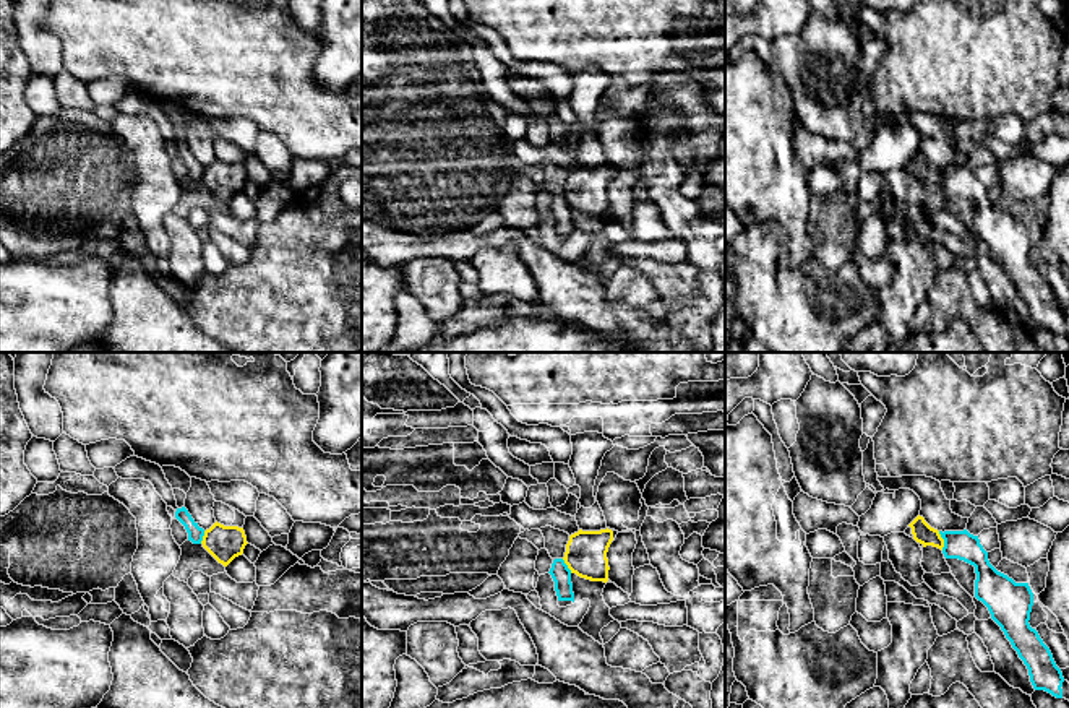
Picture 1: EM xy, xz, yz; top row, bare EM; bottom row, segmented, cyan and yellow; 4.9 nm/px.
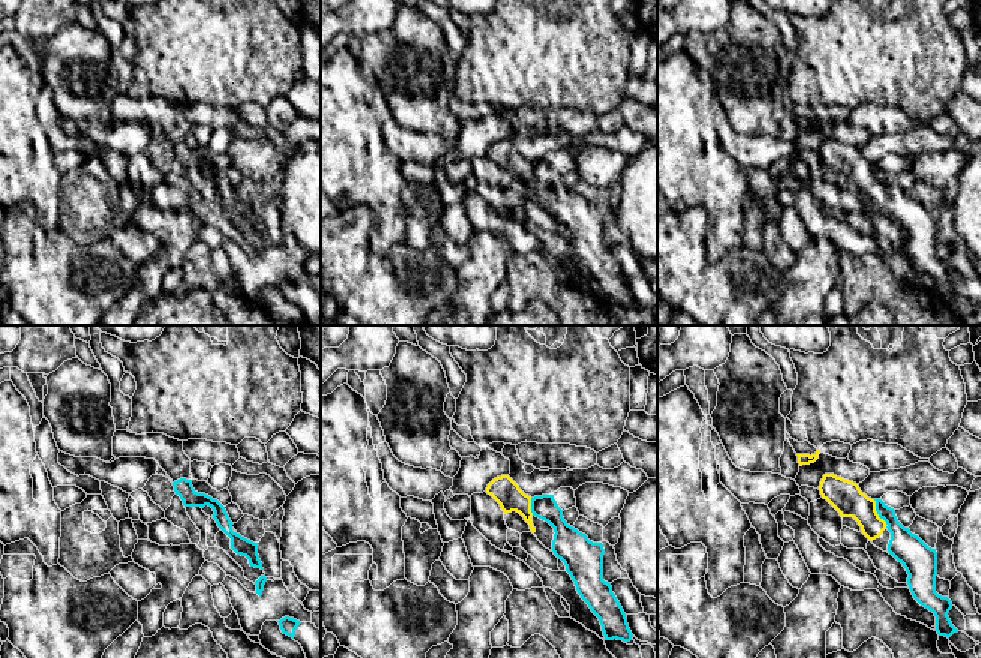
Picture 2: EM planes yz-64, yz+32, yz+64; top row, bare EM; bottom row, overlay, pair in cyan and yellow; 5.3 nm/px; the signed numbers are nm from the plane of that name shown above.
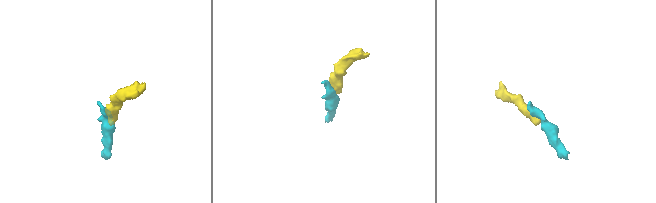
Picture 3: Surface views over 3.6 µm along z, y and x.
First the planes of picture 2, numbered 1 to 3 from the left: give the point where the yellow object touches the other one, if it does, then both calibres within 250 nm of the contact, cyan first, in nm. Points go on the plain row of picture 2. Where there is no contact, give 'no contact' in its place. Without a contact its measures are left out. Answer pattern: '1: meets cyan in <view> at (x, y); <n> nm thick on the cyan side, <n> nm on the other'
1: no contact
2: meets cyan in yz+32 at (531, 171); 140 nm thick on the cyan side, 150 nm on the other
3: meets cyan in yz+64 at (878, 177); 170 nm thick on the cyan side, 170 nm on the other

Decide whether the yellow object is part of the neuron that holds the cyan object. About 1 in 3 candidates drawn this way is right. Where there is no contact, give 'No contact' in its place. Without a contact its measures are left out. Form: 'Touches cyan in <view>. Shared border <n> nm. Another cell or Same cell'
Touches cyan in yz. Shared border 100 nm. Same cell

